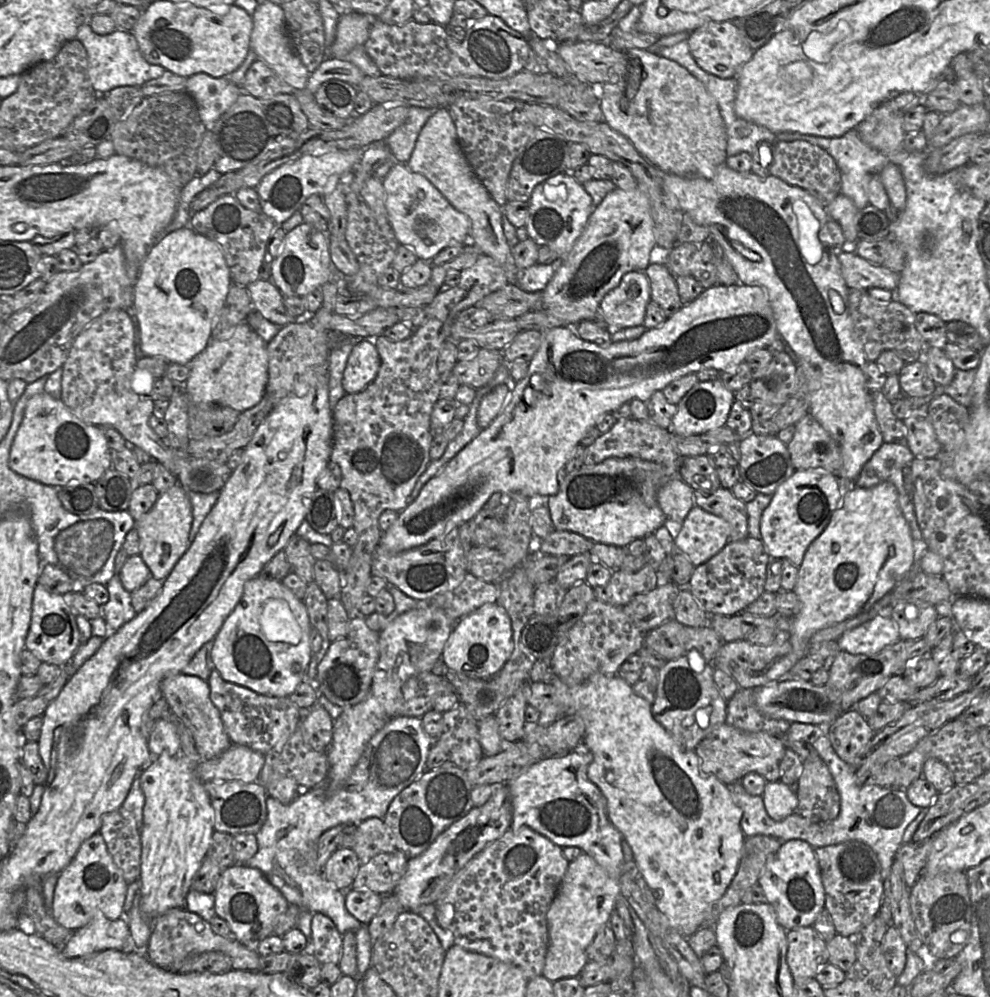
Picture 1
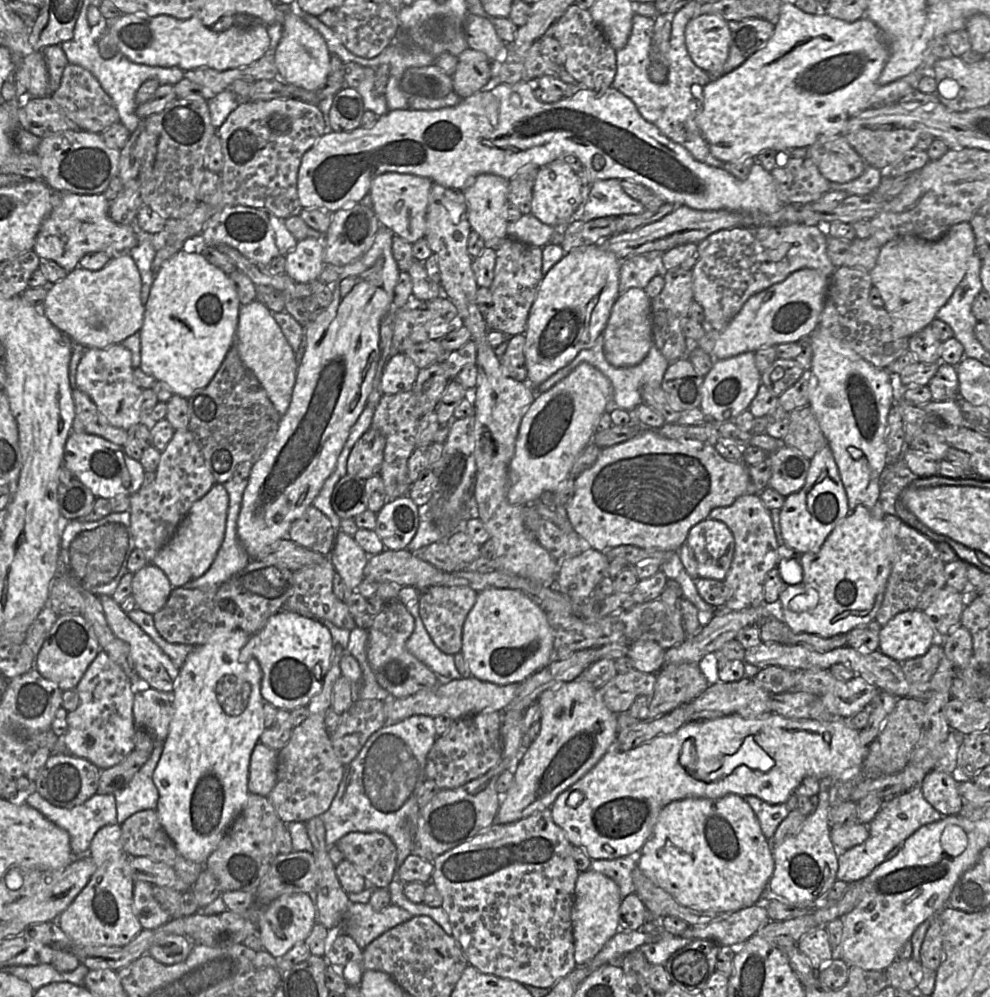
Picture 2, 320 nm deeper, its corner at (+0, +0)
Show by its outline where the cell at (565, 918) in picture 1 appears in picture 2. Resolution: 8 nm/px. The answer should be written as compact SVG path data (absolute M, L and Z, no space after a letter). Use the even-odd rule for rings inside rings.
M591 869L579 873L571 911L574 959L577 966L590 962L620 930L619 916L622 900L620 889L611 878Z

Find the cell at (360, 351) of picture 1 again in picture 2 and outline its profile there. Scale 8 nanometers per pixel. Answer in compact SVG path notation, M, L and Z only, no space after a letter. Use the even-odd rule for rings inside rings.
M405 353L391 356L383 369L380 389L383 394L393 395L413 388L419 368Z

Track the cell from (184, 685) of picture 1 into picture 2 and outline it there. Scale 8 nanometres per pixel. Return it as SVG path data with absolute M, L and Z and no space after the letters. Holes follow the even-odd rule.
M99 596L106 621L112 630L113 634L122 642L124 642L129 651L129 657L132 666L141 680L149 687L156 690L172 693L174 683L179 675L179 668L175 666L172 660L163 650L154 643L154 641L124 612L120 604L118 604L112 596Z

